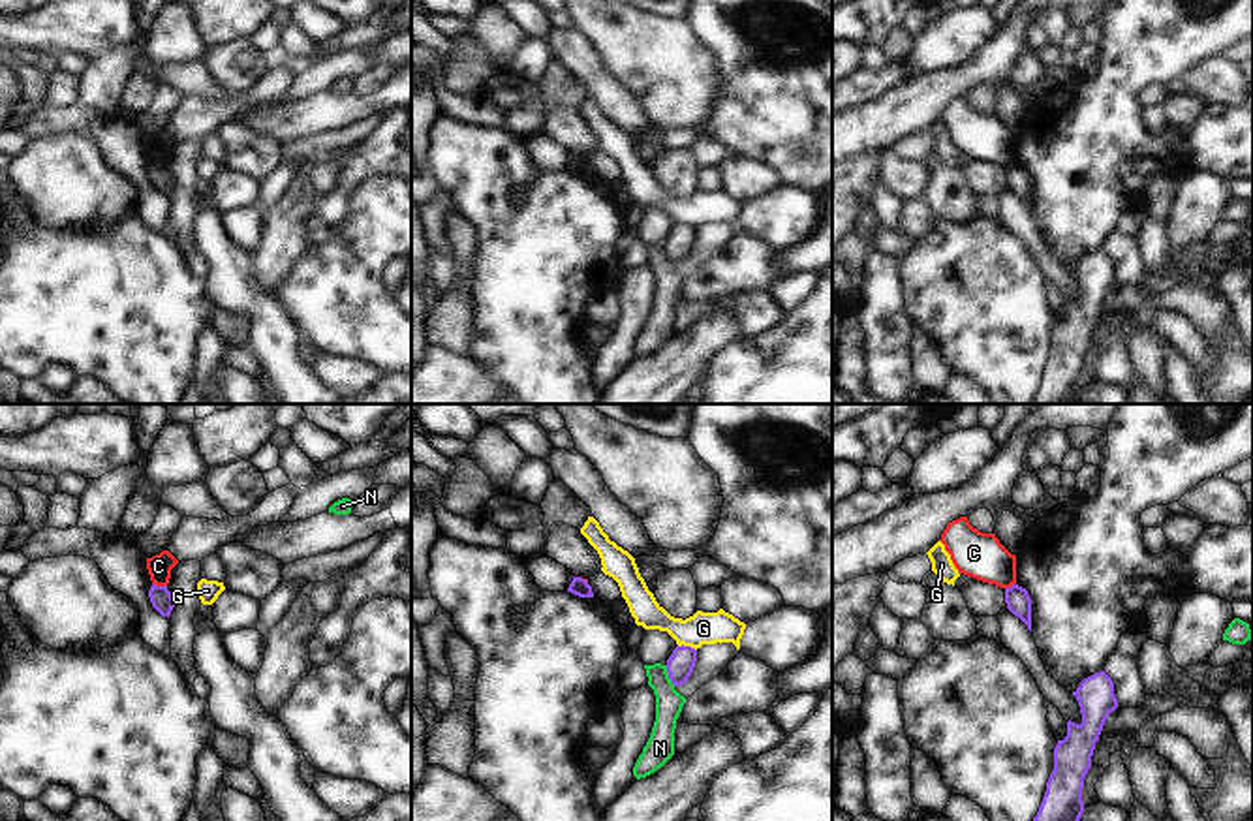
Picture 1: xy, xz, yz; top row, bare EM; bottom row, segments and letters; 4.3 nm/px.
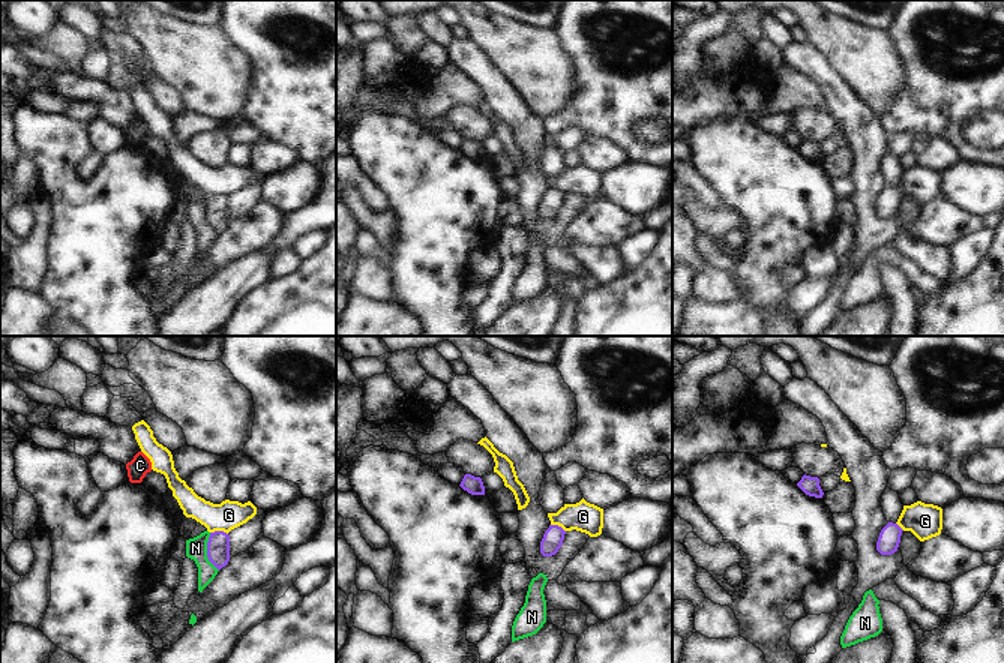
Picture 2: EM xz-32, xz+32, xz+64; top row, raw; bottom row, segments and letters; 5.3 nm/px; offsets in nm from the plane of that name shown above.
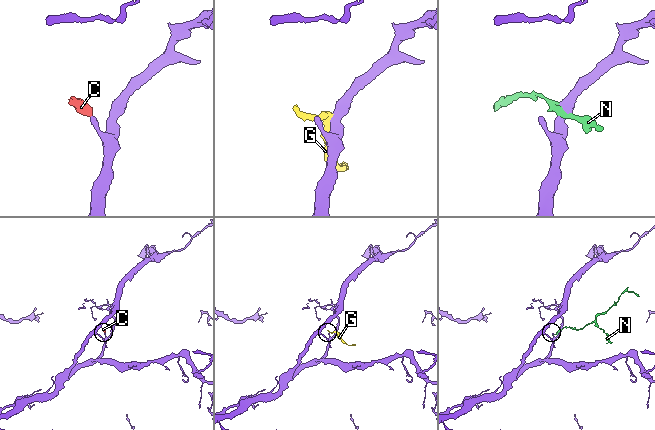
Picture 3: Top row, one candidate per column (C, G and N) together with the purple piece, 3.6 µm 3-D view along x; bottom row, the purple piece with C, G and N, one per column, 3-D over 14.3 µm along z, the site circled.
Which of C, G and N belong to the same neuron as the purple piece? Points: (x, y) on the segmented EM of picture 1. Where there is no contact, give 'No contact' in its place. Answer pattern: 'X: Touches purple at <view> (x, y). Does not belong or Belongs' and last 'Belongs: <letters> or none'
C: Touches purple at xy (160, 587). Does not belong
G: Touches purple at xz (688, 647). Does not belong
N: Touches purple at xz (669, 675). Does not belong
Belongs: none.

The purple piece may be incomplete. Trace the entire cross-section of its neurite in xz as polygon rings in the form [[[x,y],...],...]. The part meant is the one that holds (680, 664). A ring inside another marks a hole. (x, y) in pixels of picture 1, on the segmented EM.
[[[676,646],[667,659],[667,673],[674,686],[682,686],[693,673],[697,650],[691,646]]]

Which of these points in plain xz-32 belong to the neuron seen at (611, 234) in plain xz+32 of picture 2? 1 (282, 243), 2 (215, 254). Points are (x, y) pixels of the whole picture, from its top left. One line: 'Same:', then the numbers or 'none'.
Same: 2

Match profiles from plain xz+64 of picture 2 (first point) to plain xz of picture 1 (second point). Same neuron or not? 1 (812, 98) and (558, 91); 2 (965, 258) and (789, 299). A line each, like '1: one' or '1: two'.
1: one
2: one

